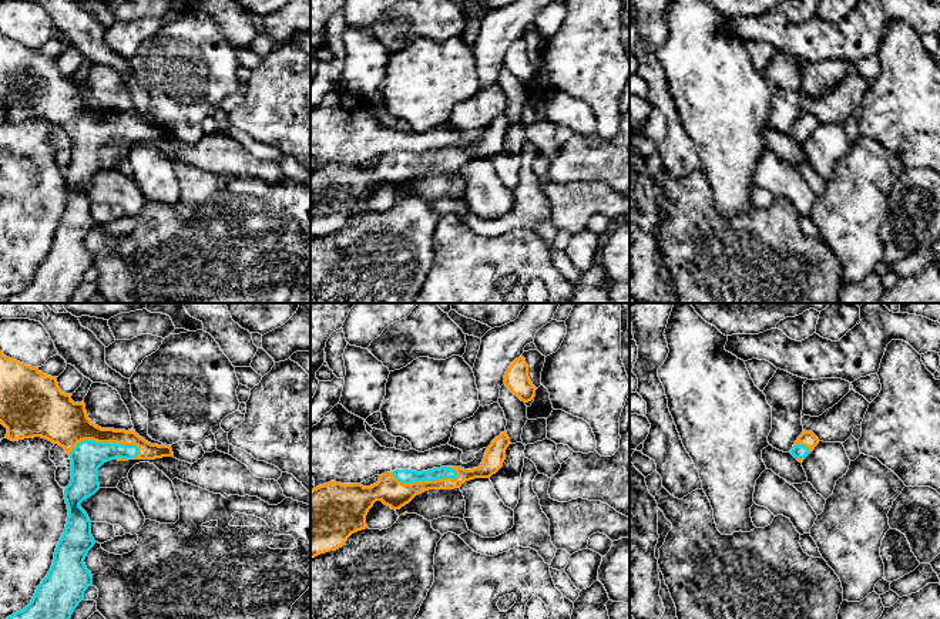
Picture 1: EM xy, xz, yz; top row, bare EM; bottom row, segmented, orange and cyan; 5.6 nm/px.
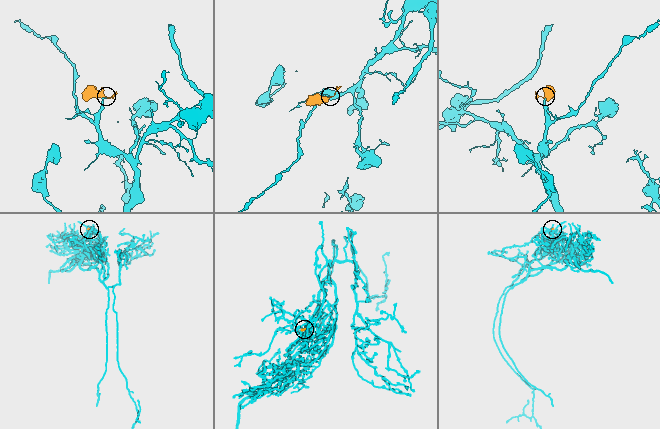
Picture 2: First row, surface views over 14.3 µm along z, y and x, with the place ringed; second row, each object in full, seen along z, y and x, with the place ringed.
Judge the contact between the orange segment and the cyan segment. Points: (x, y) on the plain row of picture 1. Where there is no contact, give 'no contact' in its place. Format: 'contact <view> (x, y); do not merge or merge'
contact xy (103, 123); merge

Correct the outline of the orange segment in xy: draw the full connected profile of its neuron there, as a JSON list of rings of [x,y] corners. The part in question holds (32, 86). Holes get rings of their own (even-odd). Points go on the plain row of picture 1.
[[[0,33],[0,104],[7,110],[4,120],[11,122],[41,118],[66,131],[71,141],[71,162],[64,169],[68,189],[67,205],[57,225],[51,250],[37,268],[31,283],[6,303],[70,303],[84,273],[93,266],[93,256],[84,240],[95,222],[91,216],[91,202],[80,185],[100,171],[98,149],[111,141],[155,141],[174,138],[171,127],[145,122],[135,112],[101,110],[87,97],[84,81],[74,84],[73,75],[60,71],[57,58],[6,38]]]

